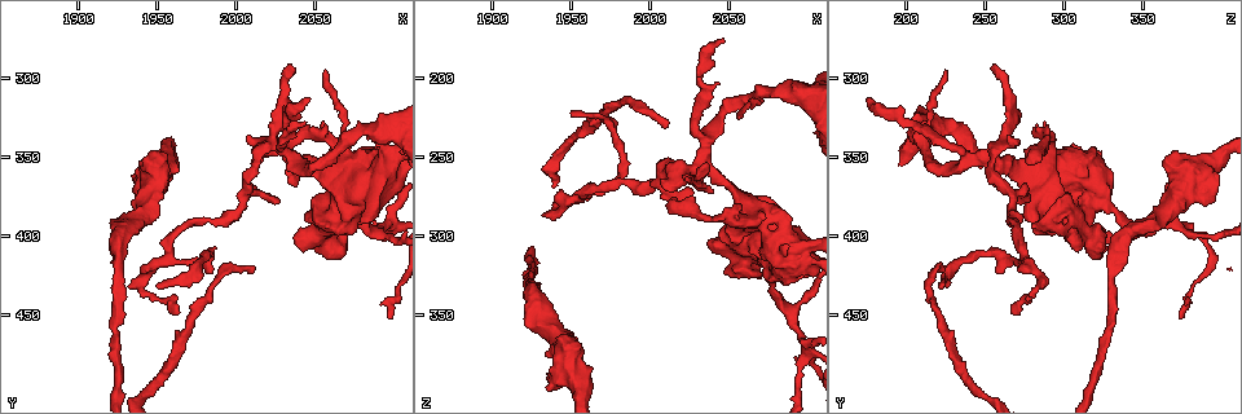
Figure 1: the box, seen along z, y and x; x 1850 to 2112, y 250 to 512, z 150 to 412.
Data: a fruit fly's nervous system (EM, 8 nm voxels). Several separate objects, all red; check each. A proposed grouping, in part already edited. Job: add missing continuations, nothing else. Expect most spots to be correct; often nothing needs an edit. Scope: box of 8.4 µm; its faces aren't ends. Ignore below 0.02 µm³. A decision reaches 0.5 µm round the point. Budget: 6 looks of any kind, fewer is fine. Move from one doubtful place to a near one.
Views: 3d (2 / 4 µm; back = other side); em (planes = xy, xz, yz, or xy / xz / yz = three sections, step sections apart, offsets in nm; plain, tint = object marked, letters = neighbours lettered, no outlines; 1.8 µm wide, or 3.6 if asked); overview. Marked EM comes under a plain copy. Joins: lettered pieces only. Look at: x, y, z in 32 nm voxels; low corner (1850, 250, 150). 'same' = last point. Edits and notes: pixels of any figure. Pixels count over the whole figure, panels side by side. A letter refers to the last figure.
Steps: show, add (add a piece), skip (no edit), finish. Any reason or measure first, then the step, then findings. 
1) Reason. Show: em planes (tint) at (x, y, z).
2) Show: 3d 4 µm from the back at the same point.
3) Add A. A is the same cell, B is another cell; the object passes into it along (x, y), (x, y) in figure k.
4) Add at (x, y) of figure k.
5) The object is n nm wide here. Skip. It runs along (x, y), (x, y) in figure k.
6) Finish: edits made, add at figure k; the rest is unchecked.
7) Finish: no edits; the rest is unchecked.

End of a long branch. Show: em xy step 4 (letters) at (2046, 312, 176).

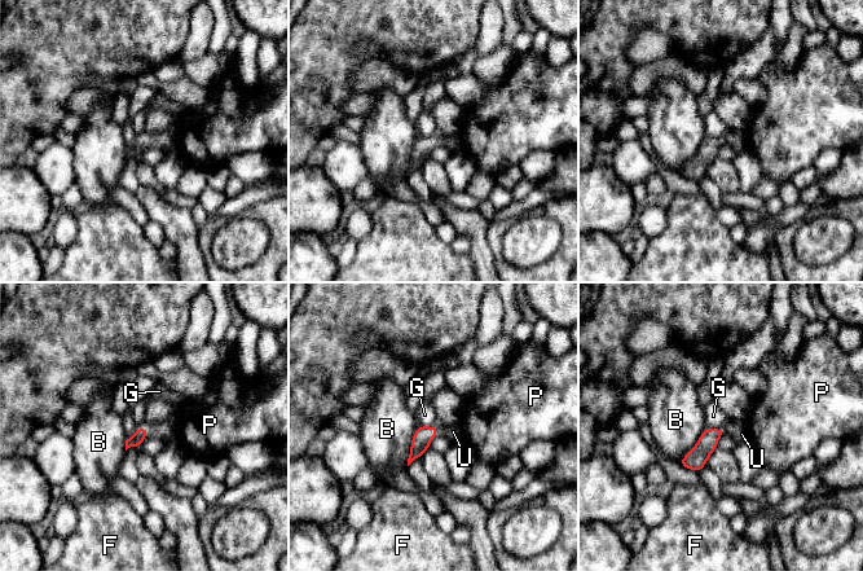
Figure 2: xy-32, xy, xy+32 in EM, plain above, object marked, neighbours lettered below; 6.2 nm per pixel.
Show: em planes (letters) at the same point.

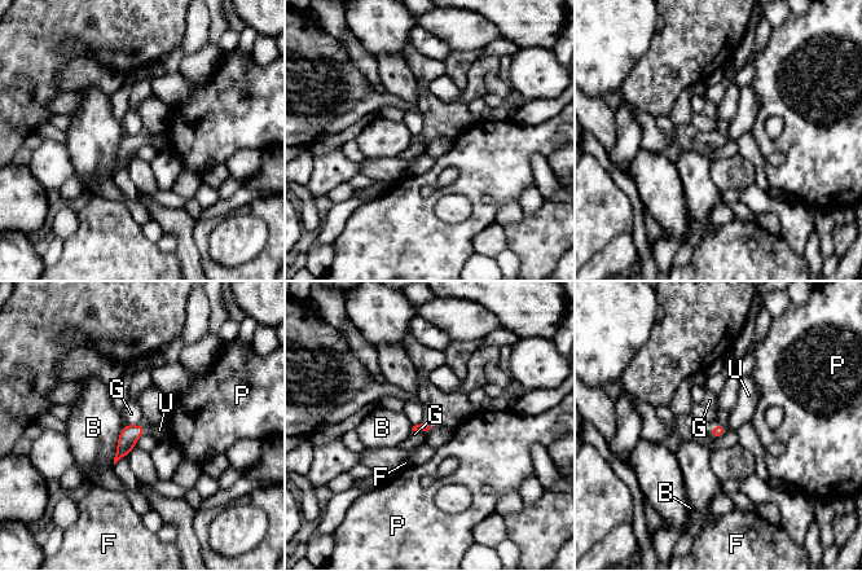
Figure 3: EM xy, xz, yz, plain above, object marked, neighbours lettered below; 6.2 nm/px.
Skip. B, F, G, P and U are other cells; a border runs along (127, 424), (143, 425) in figure 3; none of them fits.

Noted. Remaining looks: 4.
An open end. Show: em planes (letters) at (2034, 290, 256).

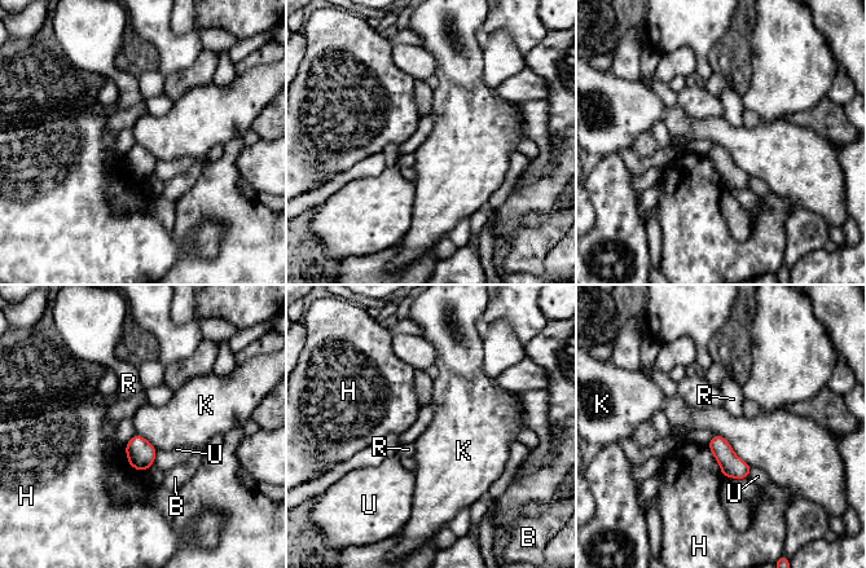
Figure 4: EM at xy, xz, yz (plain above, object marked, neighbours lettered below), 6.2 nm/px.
Skip. B, H, K, R and U are other cells; a border runs along (715, 434), (724, 437), (751, 467) in figure 4; no lettered piece goes on from it.

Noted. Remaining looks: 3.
Looks like a crossing. Show: em xz step 16 (tint) at (2036, 352, 258).

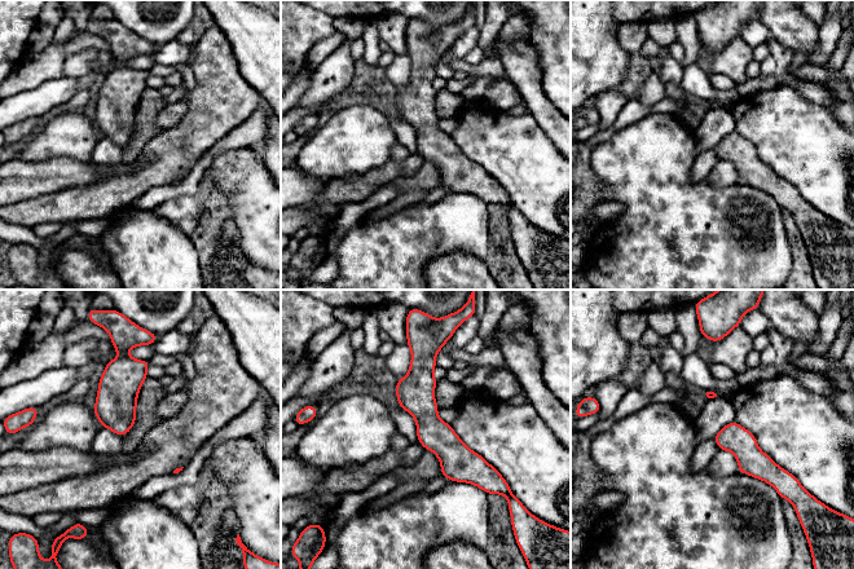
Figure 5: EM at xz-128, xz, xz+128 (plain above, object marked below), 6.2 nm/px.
Another direction. Show: em planes (letters) at the same point.

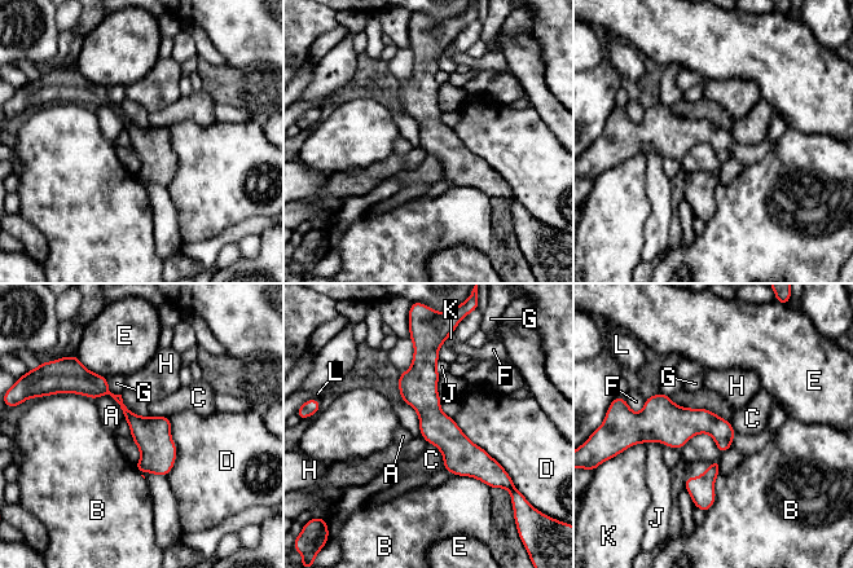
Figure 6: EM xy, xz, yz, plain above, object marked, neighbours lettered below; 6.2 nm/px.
Skip. A, B, C, D, E, F, G, H, J, K and L are other cells; no lettered piece goes on from it.

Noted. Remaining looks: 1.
Finish: no edits; the rest is unchecked.

